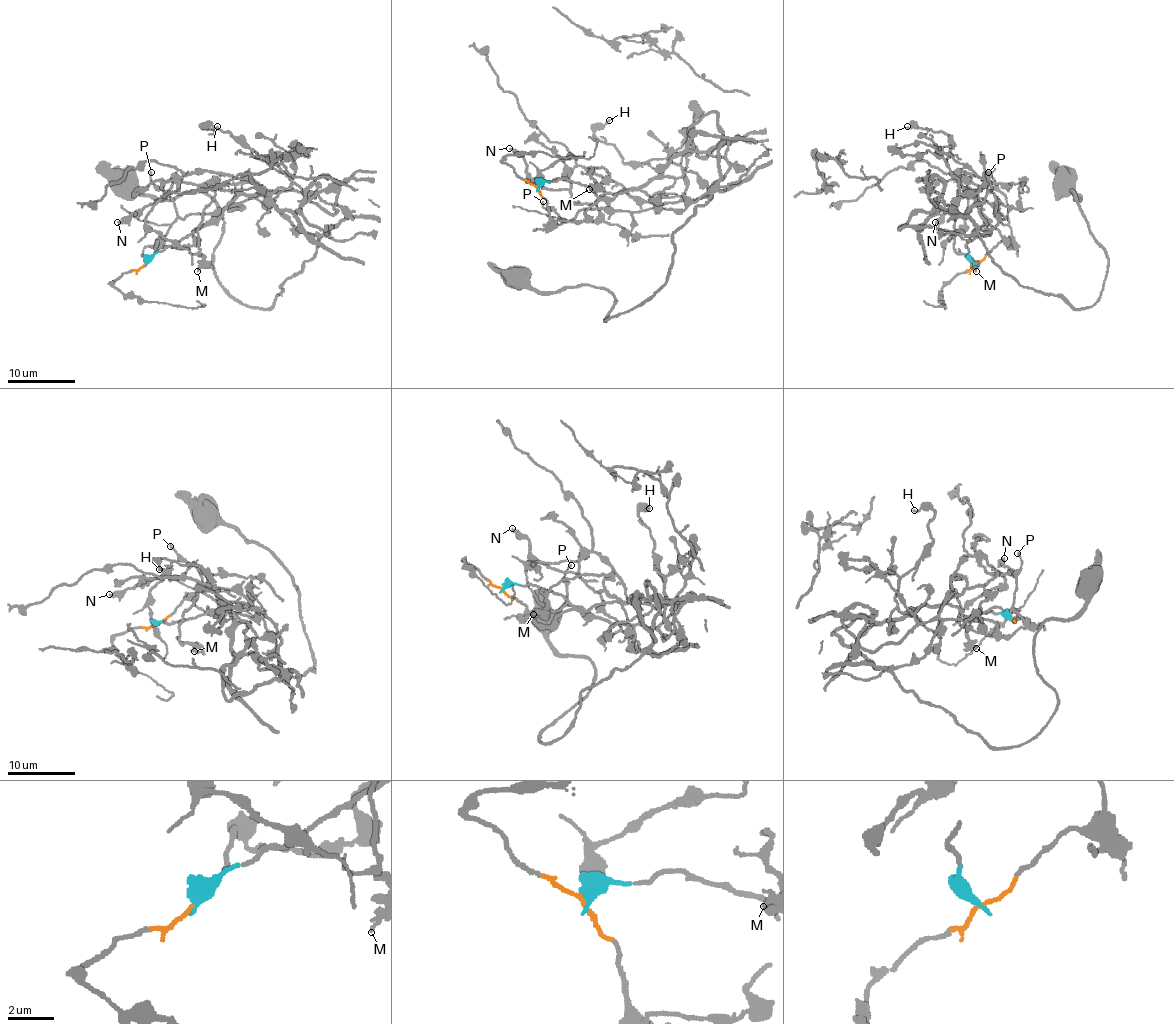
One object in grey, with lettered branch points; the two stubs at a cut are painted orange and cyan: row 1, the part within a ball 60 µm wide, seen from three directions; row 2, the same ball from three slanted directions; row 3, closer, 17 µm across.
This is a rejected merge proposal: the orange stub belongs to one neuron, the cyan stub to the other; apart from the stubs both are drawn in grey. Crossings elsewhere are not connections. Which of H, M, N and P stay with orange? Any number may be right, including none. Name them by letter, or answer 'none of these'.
P

